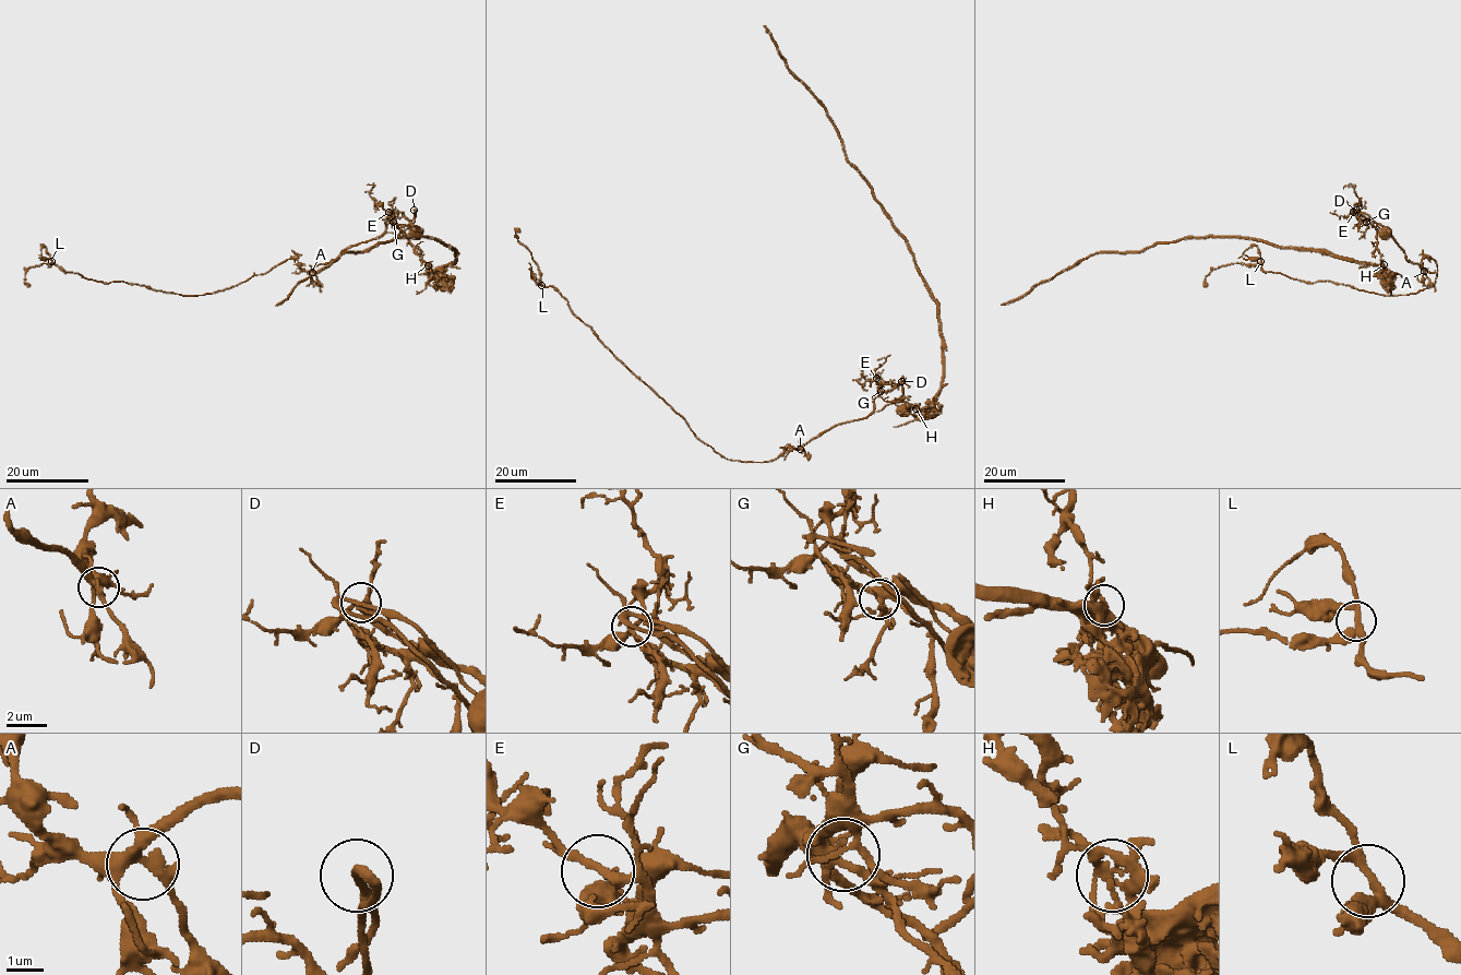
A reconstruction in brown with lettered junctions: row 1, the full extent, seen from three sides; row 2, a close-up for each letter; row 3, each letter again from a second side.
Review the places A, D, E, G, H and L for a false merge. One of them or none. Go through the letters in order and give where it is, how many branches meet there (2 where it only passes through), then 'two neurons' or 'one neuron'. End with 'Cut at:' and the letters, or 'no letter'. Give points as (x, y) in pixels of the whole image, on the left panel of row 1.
A: (312, 272) | 6 | one neuron
D: (414, 210) | 2 | one neuron
E: (388, 212) | 3 | one neuron
G: (393, 222) | 6 | one neuron
H: (428, 265) | 5 | two neurons
L: (51, 261) | 4 | one neuron
Cut at: H

